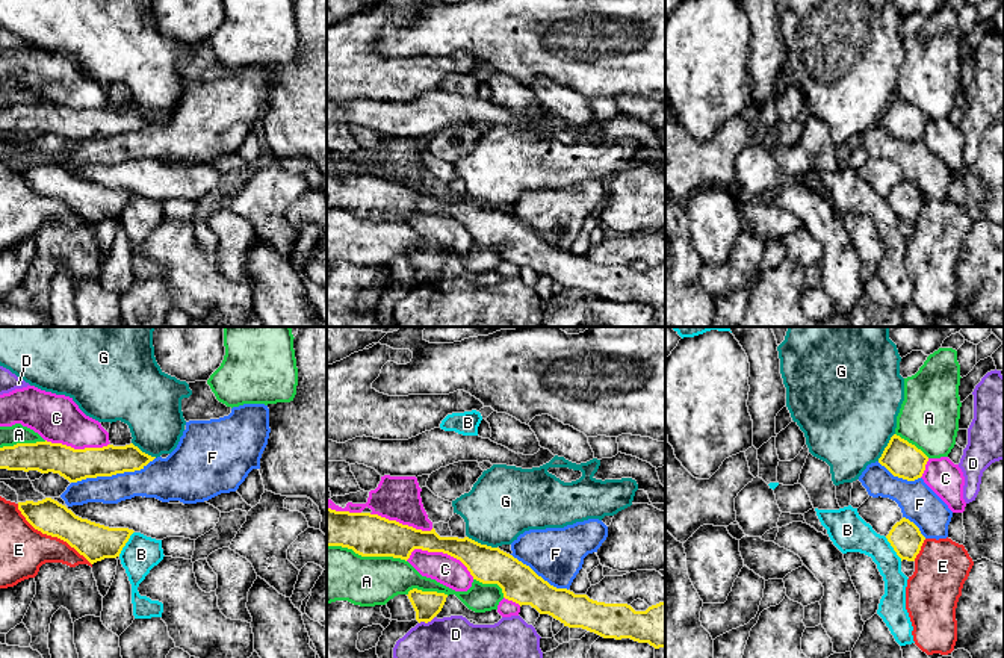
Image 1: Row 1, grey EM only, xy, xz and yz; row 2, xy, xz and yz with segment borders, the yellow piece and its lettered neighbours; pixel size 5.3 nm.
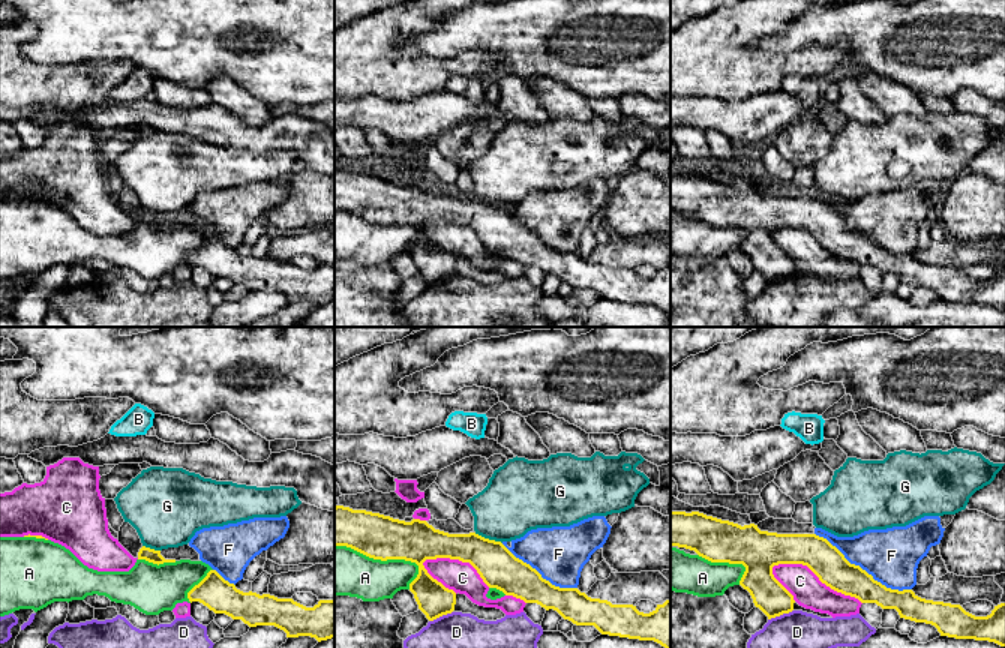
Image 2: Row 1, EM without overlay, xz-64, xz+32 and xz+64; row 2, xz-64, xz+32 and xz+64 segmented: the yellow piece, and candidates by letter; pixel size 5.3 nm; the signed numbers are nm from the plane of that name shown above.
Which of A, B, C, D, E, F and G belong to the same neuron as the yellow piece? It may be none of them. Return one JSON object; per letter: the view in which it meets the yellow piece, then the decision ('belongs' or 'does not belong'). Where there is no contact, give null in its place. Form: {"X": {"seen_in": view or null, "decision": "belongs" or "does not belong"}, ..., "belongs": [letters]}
{"A": {"seen_in": "xz", "decision": "does not belong"}, "B": {"seen_in": "xy", "decision": "does not belong"}, "C": {"seen_in": "xz", "decision": "does not belong"}, "D": {"seen_in": "xz", "decision": "does not belong"}, "E": {"seen_in": "xy", "decision": "does not belong"}, "F": {"seen_in": "xy", "decision": "does not belong"}, "G": {"seen_in": "xz", "decision": "does not belong"}, "belongs": []}

